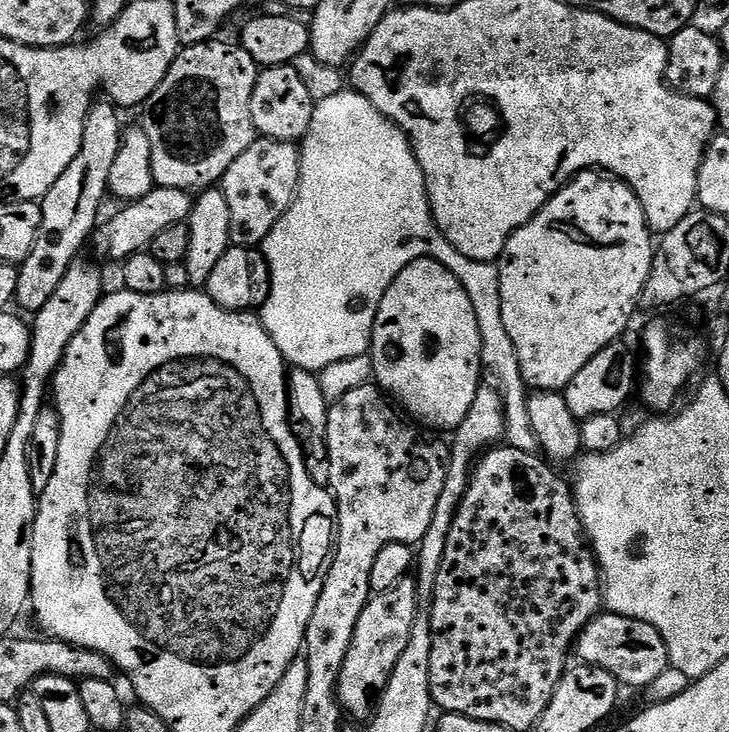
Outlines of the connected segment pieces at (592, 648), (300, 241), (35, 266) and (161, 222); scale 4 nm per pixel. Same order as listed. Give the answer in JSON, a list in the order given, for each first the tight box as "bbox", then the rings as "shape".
[{"bbox":[574,614,670,690],"shape":[[[601,614],[580,631],[580,637],[574,642],[574,652],[579,663],[598,666],[614,674],[617,684],[628,688],[647,690],[670,665],[666,642],[654,626],[638,622],[634,618]]]},{"bbox":[262,90,538,452],"shape":[[[343,90],[334,94],[332,98],[326,98],[324,101],[318,101],[314,104],[312,117],[299,149],[300,184],[296,188],[296,198],[286,210],[286,214],[282,214],[282,218],[276,223],[274,230],[270,230],[270,234],[264,239],[262,245],[263,263],[266,265],[267,275],[268,272],[272,275],[272,289],[269,290],[268,301],[264,304],[262,323],[264,329],[270,334],[274,346],[278,346],[278,350],[284,356],[285,361],[293,369],[318,374],[322,394],[328,402],[341,400],[343,396],[350,394],[350,390],[369,383],[373,377],[372,359],[365,353],[372,346],[372,327],[376,321],[382,298],[386,294],[386,290],[390,290],[390,282],[394,282],[394,278],[398,278],[398,274],[402,274],[402,270],[406,270],[406,266],[410,262],[431,258],[442,266],[446,266],[446,270],[450,270],[450,274],[454,274],[454,278],[458,278],[458,282],[462,282],[462,290],[466,290],[466,294],[470,294],[470,302],[474,305],[474,315],[478,317],[478,334],[482,334],[482,362],[487,371],[492,371],[492,376],[496,379],[493,380],[495,387],[499,388],[500,395],[504,397],[504,413],[508,423],[507,443],[523,452],[536,452],[538,445],[534,438],[534,430],[530,430],[529,393],[526,391],[526,385],[522,378],[522,370],[518,366],[518,354],[514,350],[514,342],[510,342],[510,334],[506,334],[506,325],[502,322],[500,269],[493,262],[474,262],[474,258],[466,258],[466,254],[458,254],[458,250],[454,250],[454,246],[450,246],[448,239],[440,233],[428,205],[422,166],[418,162],[415,152],[412,151],[412,142],[408,139],[408,135],[397,124],[387,120],[361,92]]]},{"bbox":[14,98,122,314],"shape":[[[107,98],[93,103],[84,119],[82,146],[78,154],[74,154],[74,162],[62,170],[62,178],[58,178],[58,182],[54,182],[43,200],[39,201],[42,218],[38,238],[34,238],[34,250],[30,250],[23,264],[19,265],[20,277],[14,304],[21,308],[21,313],[35,314],[46,306],[46,302],[50,302],[54,290],[58,290],[58,282],[66,278],[66,270],[77,263],[79,256],[76,255],[97,231],[96,219],[100,216],[104,196],[109,195],[110,170],[120,149],[122,123],[119,114],[117,105]]]},{"bbox":[96,187,194,262],"shape":[[[153,187],[142,198],[125,203],[121,212],[116,212],[108,220],[108,225],[101,227],[96,248],[104,256],[112,260],[123,262],[136,252],[151,249],[154,238],[162,234],[169,226],[178,226],[185,223],[192,209],[194,199],[191,191],[183,188],[158,188]]]}]

